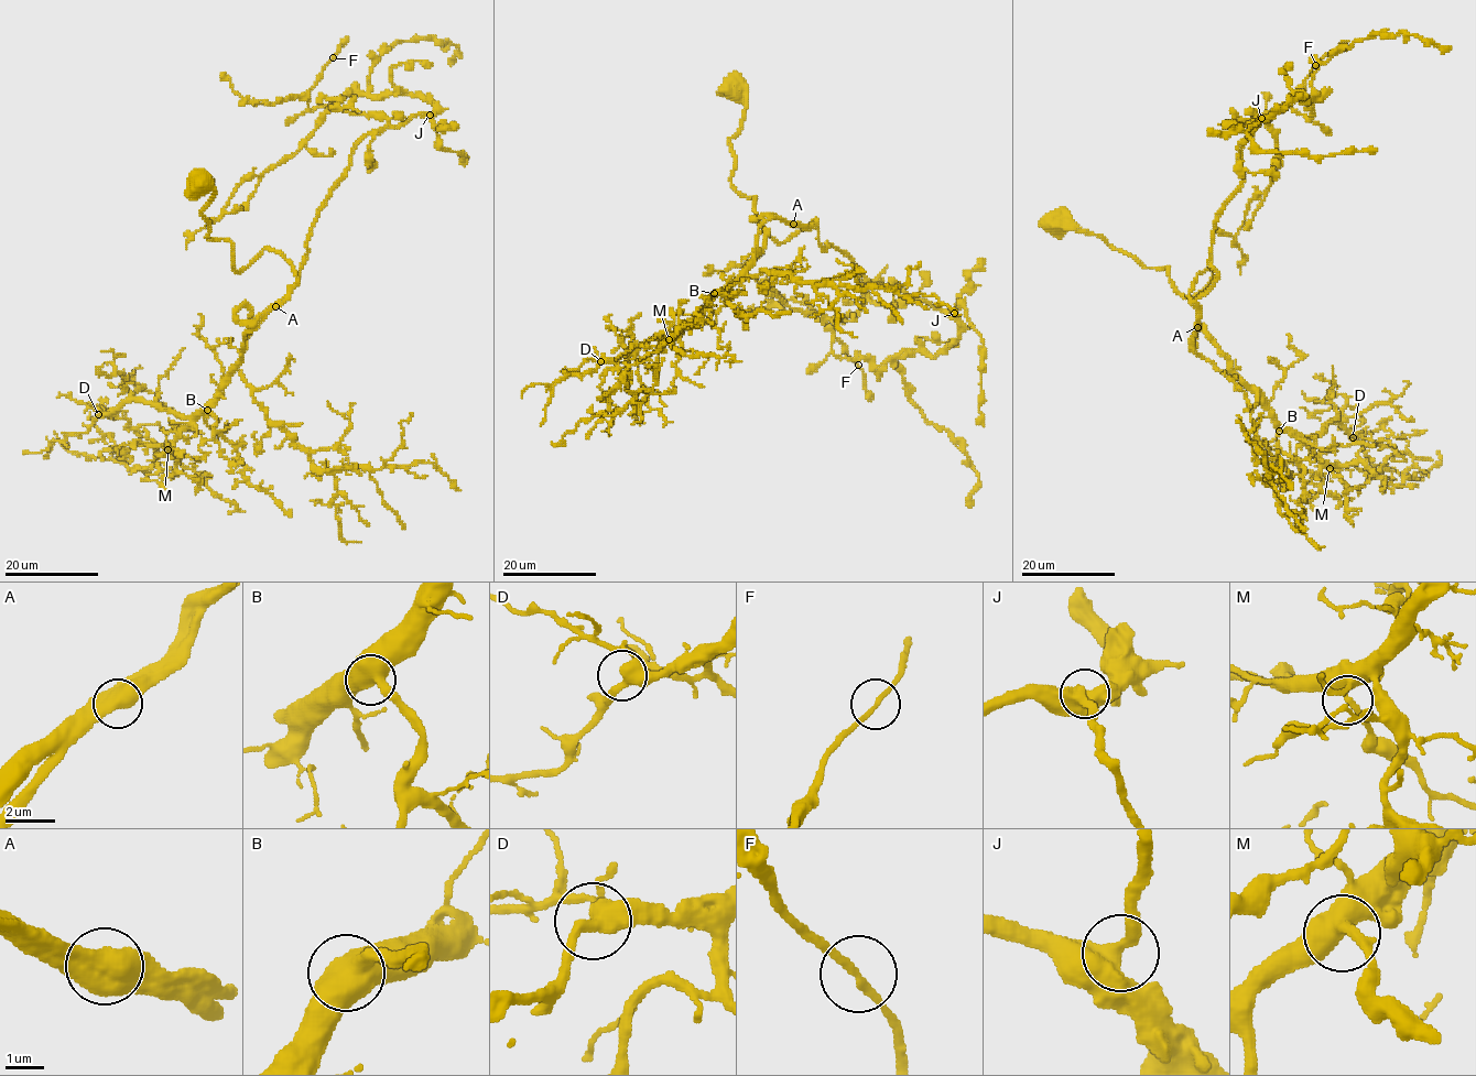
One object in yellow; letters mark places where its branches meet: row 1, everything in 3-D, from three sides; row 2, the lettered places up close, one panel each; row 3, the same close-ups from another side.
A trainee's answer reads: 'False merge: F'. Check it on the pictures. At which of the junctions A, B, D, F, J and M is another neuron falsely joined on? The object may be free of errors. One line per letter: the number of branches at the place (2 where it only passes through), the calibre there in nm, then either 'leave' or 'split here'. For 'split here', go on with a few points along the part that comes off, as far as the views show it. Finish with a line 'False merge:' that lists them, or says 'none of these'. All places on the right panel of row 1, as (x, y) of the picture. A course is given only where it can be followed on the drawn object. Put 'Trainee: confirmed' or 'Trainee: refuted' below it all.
A: 2 branches meet; 700 nm thick; leave
B: 2 branches meet; 550 nm thick; leave
D: 3 branches meet; 440 nm thick; leave
F: 2 branches meet; 190 nm thick; leave
J: 2 branches meet; 480 nm thick; leave
M: 2 branches meet; 440 nm thick; leave
False merge: none of these
Trainee: refuted

